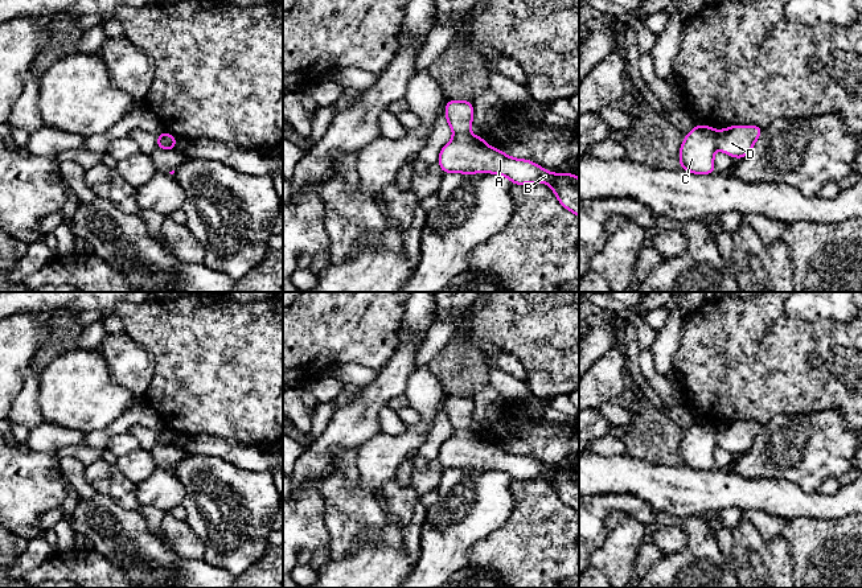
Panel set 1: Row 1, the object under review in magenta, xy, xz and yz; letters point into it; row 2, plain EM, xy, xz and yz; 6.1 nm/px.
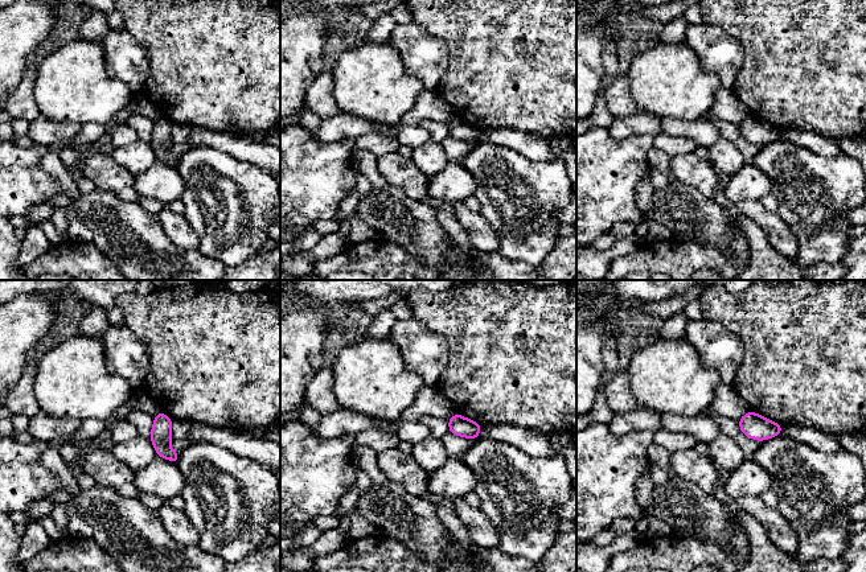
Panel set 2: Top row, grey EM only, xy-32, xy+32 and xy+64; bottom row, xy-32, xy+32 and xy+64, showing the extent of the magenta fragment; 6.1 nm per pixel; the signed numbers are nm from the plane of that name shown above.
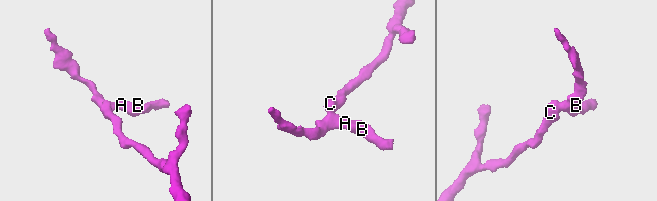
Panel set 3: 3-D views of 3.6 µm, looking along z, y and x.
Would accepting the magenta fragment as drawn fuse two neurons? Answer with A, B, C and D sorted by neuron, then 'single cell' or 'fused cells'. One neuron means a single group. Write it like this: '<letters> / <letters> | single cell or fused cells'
A B D / C | fused cells

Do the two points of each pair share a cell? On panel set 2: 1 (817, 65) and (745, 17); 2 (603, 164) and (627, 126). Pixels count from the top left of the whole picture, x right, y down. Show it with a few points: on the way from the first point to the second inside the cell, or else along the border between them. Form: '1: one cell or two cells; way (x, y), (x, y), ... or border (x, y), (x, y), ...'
1: one cell; way (799, 46), (772, 21), (763, 20)
2: two cells; border (607, 127), (616, 138), (651, 136)

